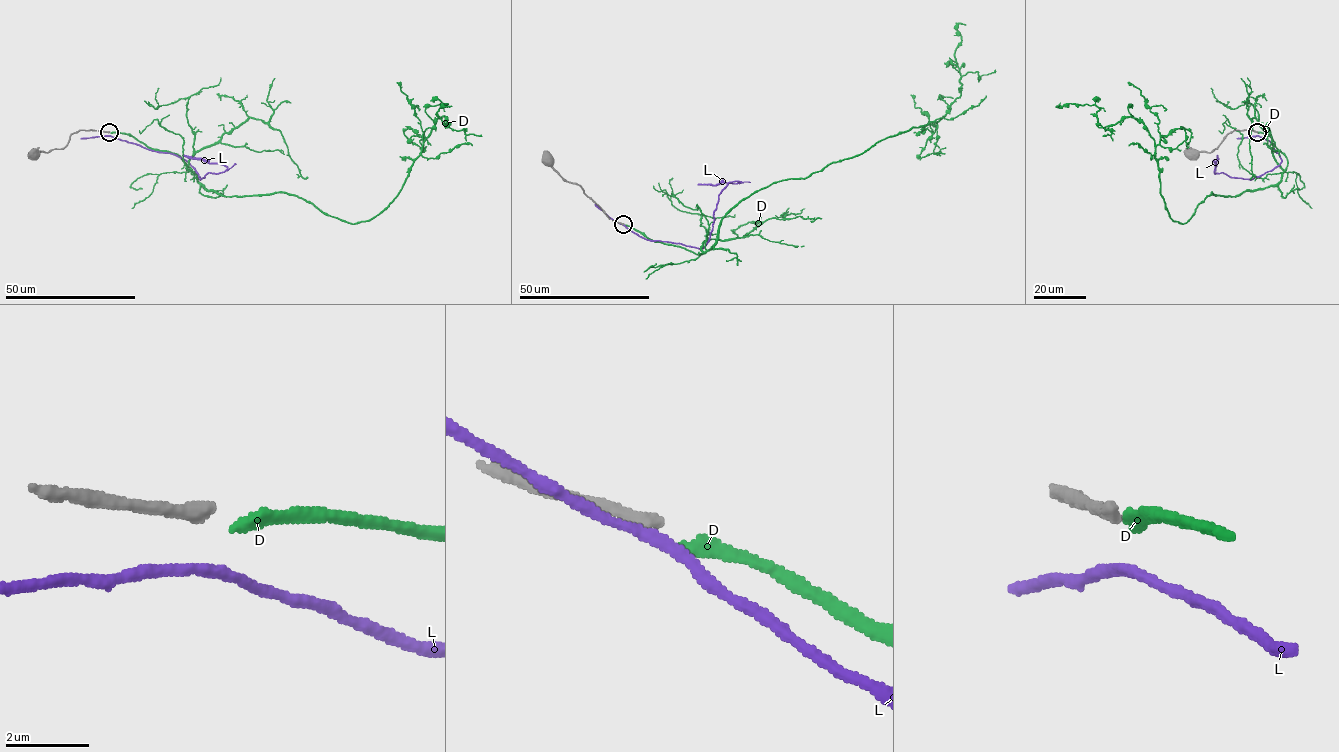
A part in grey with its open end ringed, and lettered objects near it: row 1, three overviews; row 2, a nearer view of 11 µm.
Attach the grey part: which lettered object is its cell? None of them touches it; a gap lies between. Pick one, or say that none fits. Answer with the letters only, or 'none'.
D

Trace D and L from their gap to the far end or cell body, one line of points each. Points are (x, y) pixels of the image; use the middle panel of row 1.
D: (624, 225), (704, 253), (741, 200), (938, 121), (959, 96), (951, 63), (958, 24), (965, 25)
L: (623, 224), (648, 240), (702, 248), (710, 238), (713, 211), (722, 189), (730, 182), (741, 181), (697, 184)

